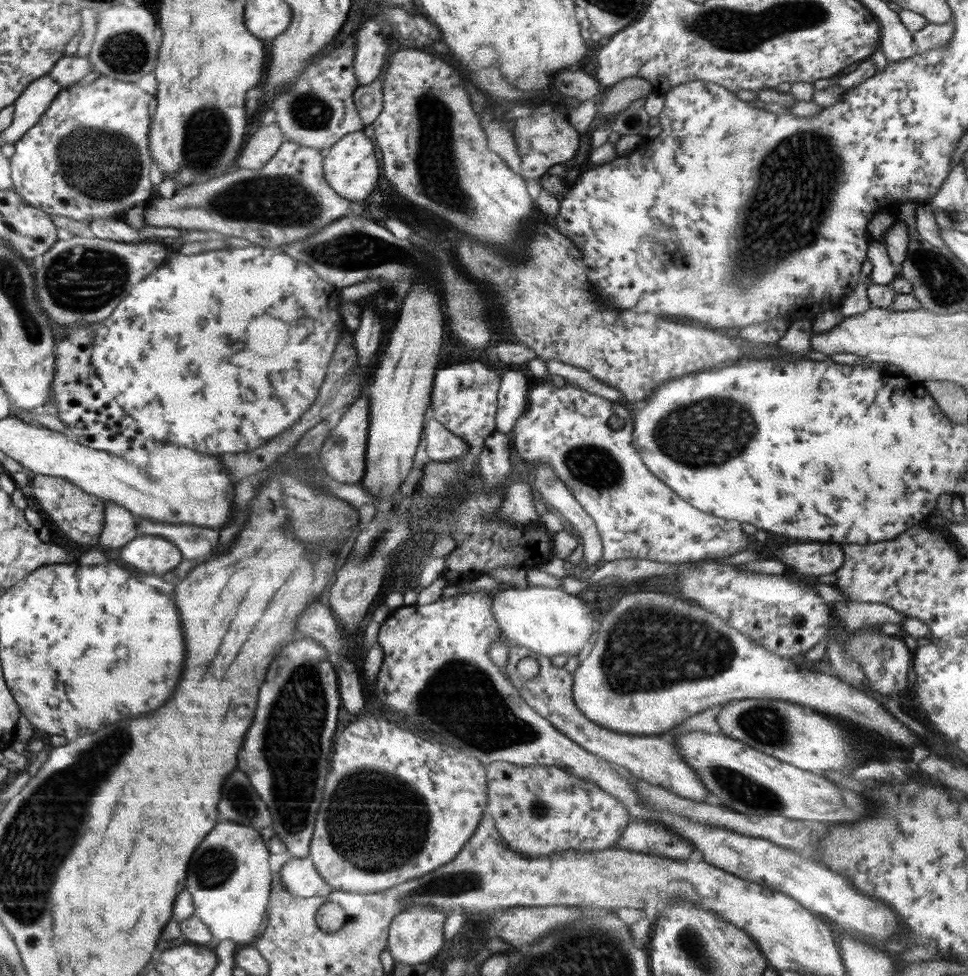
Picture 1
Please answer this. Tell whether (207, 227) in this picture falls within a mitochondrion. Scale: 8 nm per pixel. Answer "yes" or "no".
no

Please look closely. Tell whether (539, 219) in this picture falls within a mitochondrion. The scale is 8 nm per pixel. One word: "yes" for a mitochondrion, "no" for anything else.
no

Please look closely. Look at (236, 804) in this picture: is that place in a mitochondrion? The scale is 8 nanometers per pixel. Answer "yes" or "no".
yes

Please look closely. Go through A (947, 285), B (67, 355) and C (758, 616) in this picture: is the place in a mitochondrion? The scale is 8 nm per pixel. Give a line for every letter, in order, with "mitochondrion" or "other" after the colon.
A: mitochondrion
B: other
C: other

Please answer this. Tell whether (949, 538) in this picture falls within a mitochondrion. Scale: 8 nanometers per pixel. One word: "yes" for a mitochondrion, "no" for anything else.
no

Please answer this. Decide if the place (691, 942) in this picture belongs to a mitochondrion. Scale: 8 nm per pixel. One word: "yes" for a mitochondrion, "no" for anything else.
yes

